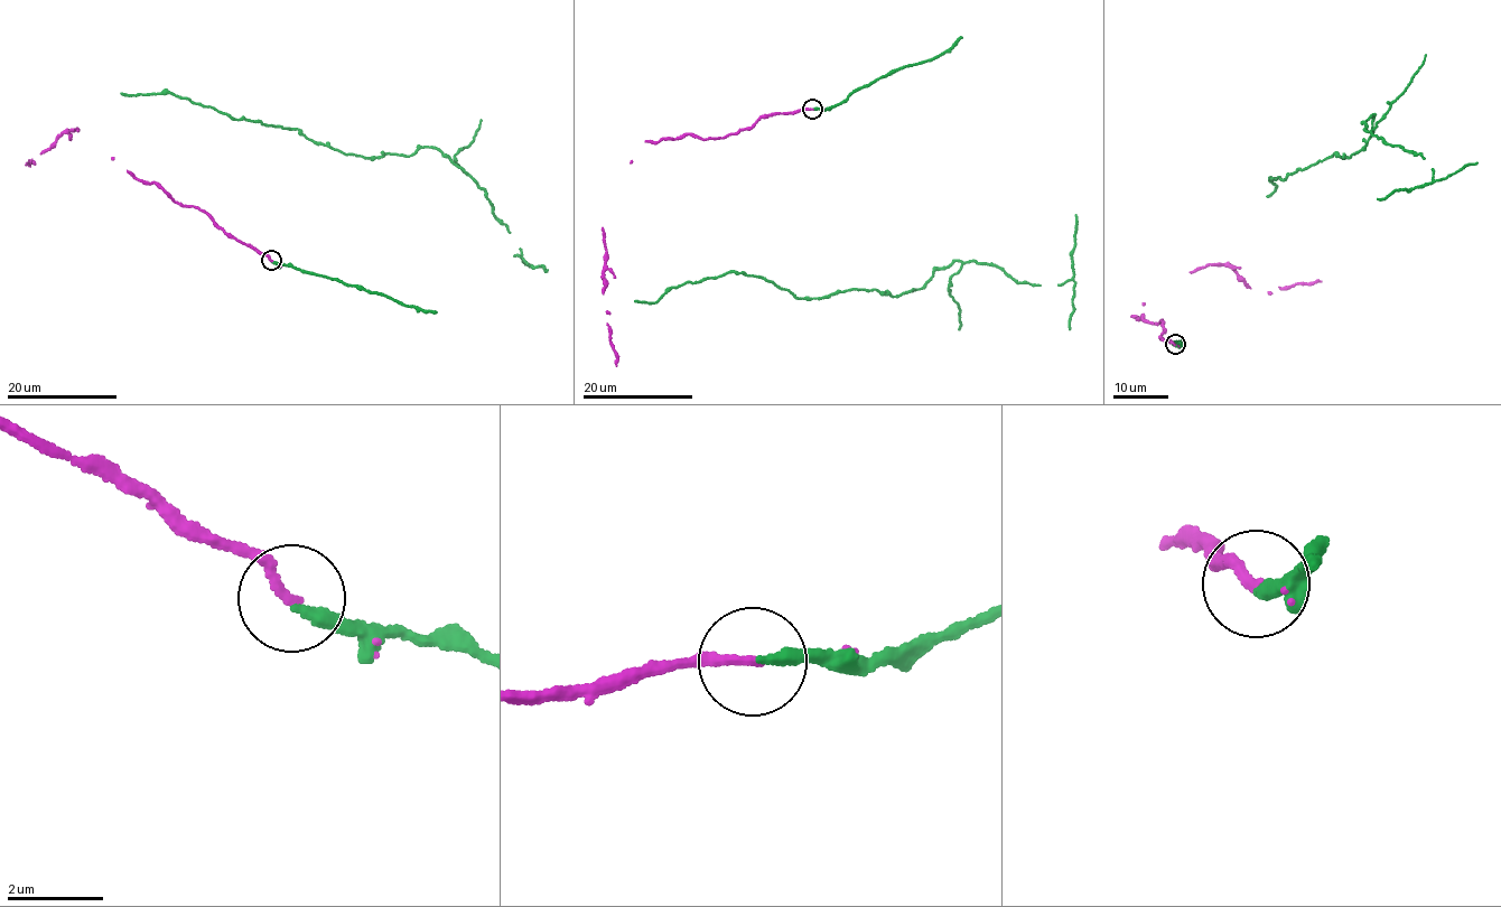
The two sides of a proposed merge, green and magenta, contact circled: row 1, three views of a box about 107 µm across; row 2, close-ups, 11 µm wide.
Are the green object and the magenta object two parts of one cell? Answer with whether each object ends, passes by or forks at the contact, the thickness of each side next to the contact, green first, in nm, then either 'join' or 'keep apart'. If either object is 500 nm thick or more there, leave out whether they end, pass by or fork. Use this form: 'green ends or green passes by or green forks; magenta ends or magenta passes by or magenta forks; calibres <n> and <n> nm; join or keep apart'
green ends; magenta ends; calibres 240 and 200 nm; join

